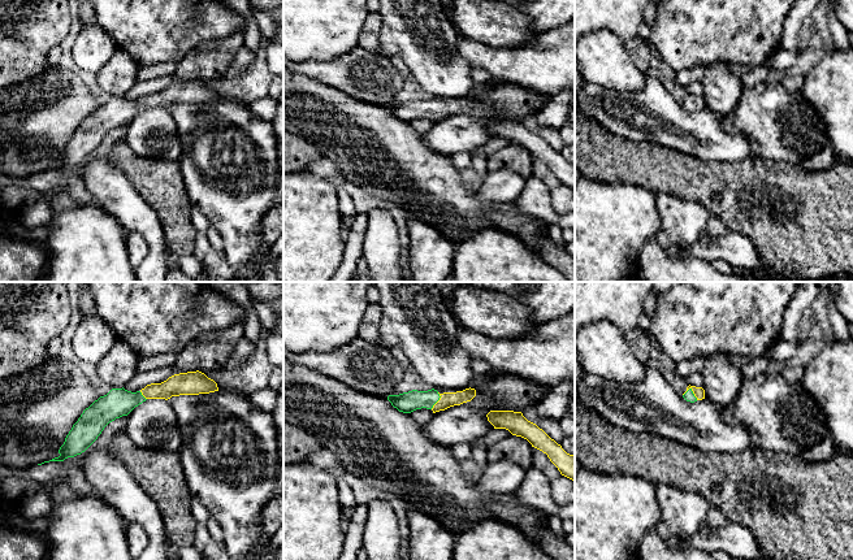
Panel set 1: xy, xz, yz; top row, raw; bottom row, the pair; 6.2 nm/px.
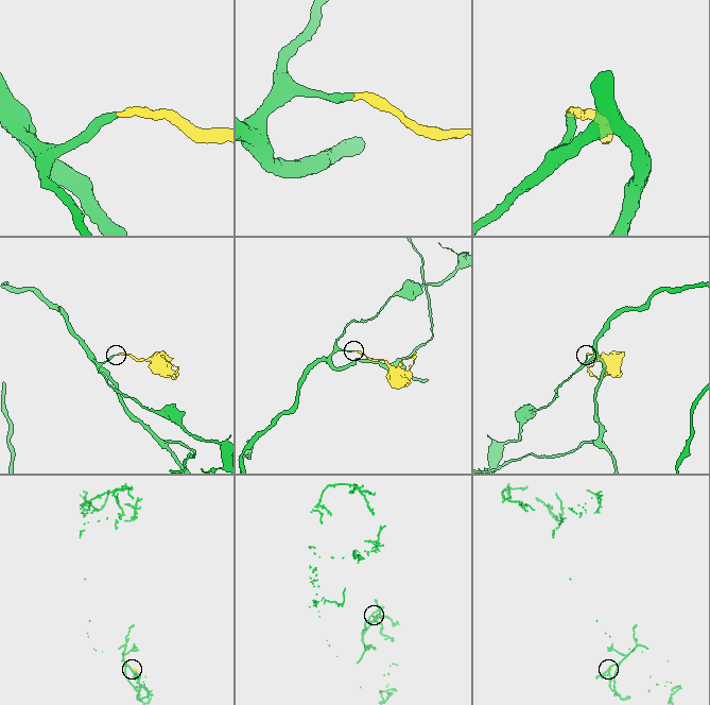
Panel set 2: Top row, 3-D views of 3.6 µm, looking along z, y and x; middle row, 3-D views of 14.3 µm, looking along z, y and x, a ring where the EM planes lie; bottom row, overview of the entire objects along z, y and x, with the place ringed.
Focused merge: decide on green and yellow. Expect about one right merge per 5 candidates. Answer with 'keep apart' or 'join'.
join

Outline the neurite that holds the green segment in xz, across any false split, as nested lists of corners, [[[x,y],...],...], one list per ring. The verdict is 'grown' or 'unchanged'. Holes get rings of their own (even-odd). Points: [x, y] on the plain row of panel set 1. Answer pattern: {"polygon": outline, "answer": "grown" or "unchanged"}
{"polygon": [[[471,96],[463,100],[443,103],[440,103],[437,99],[432,97],[428,100],[412,99],[399,104],[389,104],[387,109],[394,117],[403,122],[411,122],[421,117],[432,118],[433,122],[436,122],[450,116],[471,110],[475,105],[476,99]]], "answer": "grown"}

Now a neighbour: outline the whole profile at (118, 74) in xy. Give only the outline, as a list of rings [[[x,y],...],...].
[[[117,49],[98,71],[98,84],[112,97],[122,97],[137,83],[139,66],[130,55]]]

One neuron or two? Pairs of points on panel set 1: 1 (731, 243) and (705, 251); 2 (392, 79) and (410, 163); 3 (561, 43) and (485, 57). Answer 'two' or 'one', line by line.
1: one
2: two
3: one

